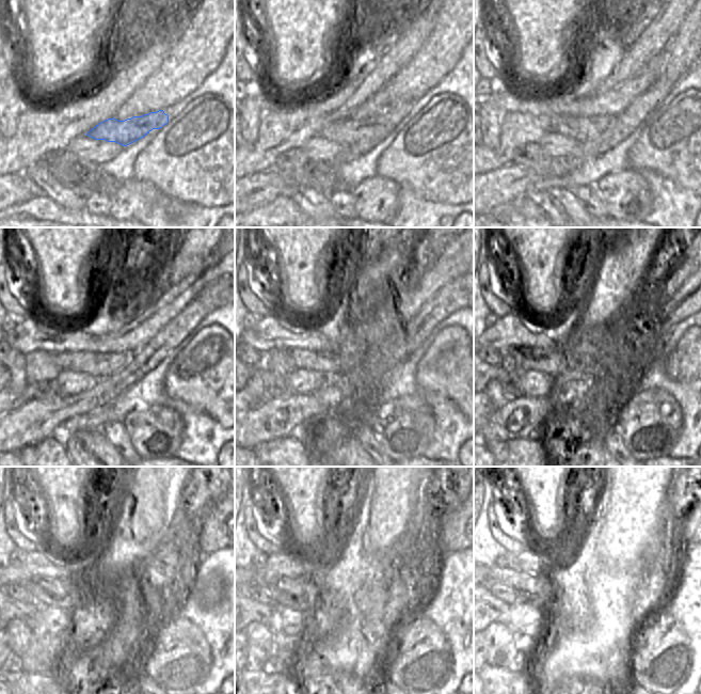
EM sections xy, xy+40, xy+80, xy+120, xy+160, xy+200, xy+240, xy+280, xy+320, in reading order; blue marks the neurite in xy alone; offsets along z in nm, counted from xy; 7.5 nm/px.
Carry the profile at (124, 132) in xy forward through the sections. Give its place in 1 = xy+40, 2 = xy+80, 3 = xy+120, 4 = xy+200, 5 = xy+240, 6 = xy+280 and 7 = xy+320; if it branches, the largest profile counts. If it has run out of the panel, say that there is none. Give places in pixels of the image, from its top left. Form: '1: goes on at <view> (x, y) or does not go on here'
1: goes on at xy+40 (348, 131)
2: goes on at xy+80 (579, 128)
3: goes on at xy+120 (99, 365)
4: goes on at xy+200 (553, 362)
5: goes on at xy+240 (62, 593)
6: goes on at xy+280 (301, 594)
7: goes on at xy+320 (536, 588)

